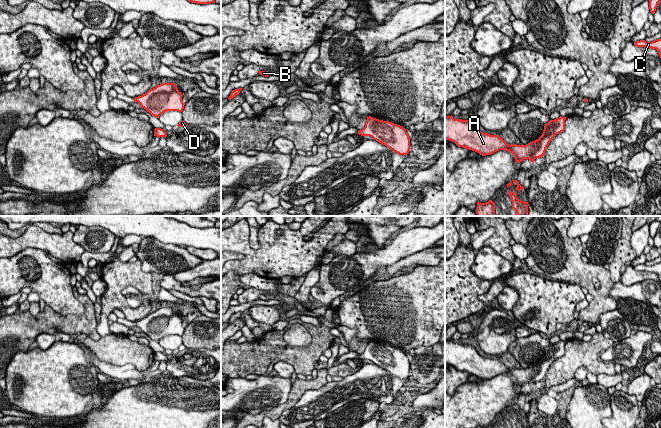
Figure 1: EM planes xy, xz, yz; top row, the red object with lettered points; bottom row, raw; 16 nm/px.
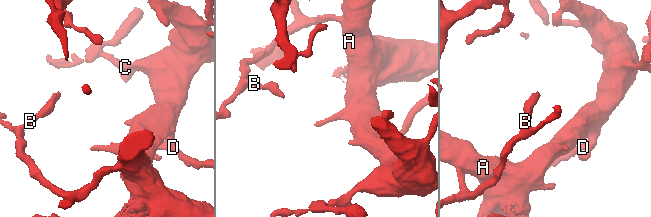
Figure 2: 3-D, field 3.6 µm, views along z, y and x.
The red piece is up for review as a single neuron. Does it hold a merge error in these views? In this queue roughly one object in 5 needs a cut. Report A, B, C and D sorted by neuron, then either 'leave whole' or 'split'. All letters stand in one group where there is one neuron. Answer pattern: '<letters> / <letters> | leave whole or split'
A B C D | leave whole

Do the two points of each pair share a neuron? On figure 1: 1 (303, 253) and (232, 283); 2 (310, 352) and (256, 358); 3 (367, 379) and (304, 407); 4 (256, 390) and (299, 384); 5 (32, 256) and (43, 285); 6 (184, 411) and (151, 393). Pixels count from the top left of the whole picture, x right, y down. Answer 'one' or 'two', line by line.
1: two
2: one
3: one
4: two
5: one
6: one

